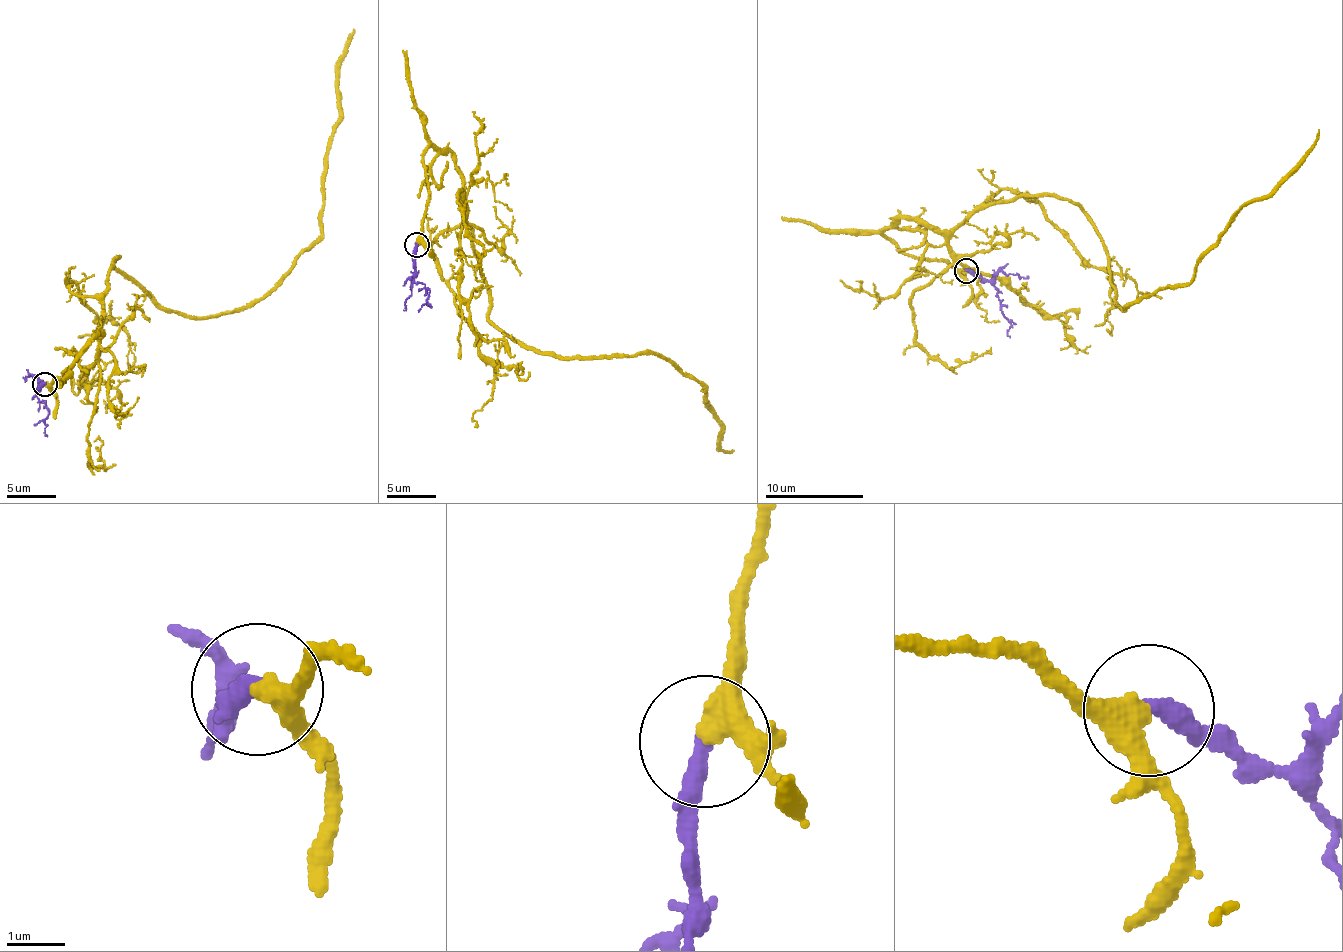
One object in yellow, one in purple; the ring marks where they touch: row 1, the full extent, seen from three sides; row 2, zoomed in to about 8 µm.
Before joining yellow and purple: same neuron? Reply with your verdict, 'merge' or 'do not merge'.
merge

